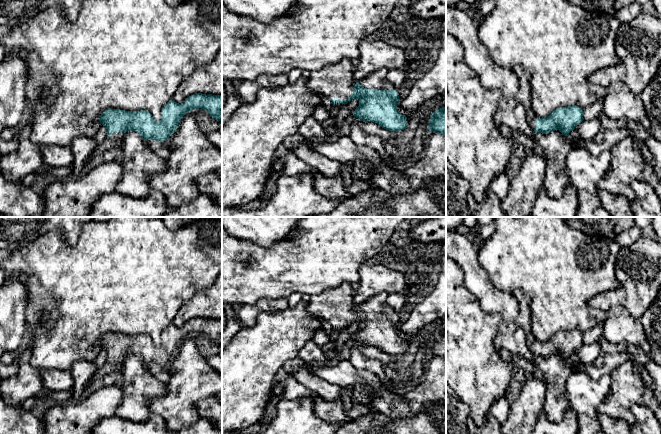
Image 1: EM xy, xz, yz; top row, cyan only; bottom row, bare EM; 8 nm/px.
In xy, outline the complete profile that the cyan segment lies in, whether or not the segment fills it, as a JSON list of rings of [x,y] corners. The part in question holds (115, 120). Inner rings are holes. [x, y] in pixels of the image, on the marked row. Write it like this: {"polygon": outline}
{"polygon": [[[196,93],[181,104],[171,100],[162,108],[159,122],[145,110],[106,109],[100,116],[100,125],[107,129],[106,146],[121,145],[124,133],[130,130],[139,133],[144,140],[163,142],[175,132],[185,114],[199,108],[222,122],[222,95]]]}

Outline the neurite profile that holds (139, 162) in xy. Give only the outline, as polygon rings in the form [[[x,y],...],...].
[[[135,131],[125,132],[120,146],[123,150],[123,173],[115,192],[132,198],[144,198],[151,189],[148,178],[162,173],[166,160],[150,150]]]

